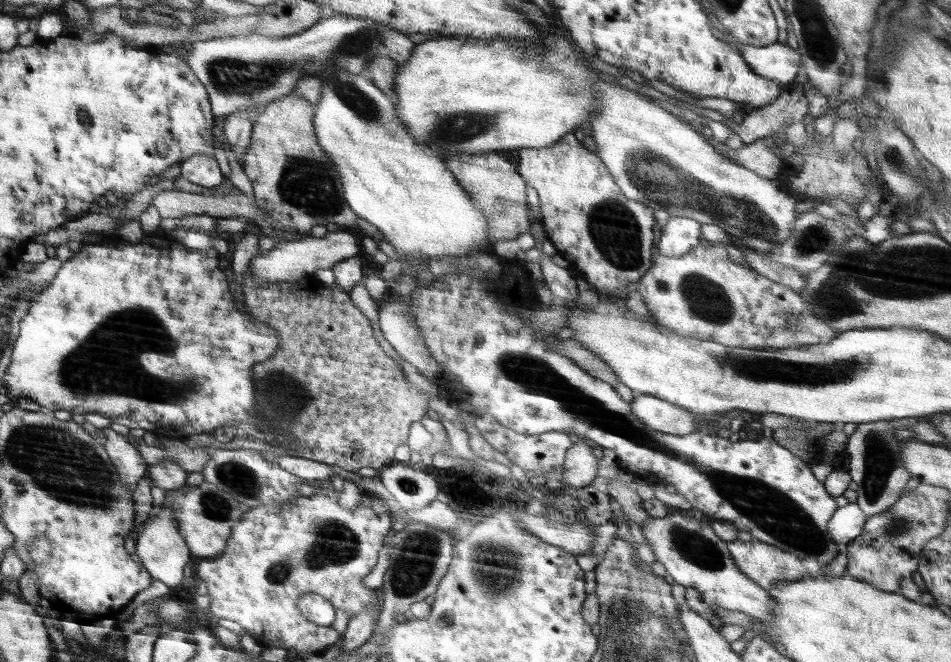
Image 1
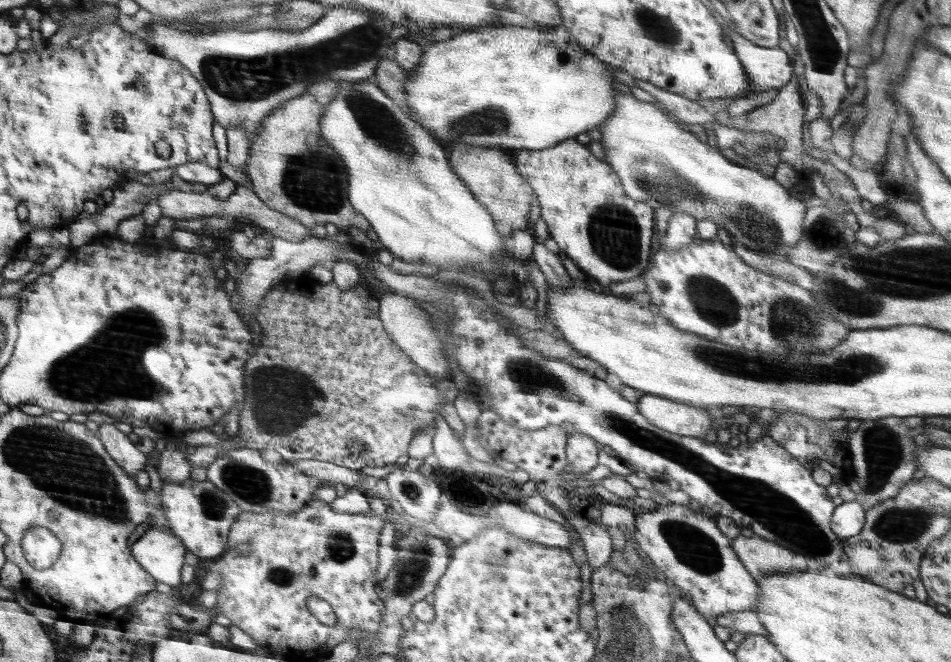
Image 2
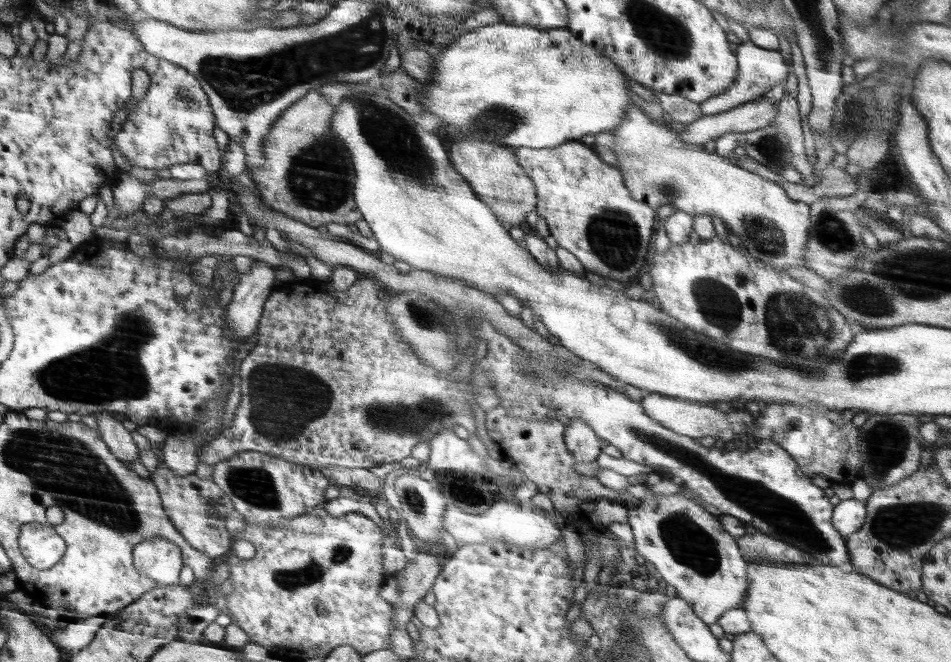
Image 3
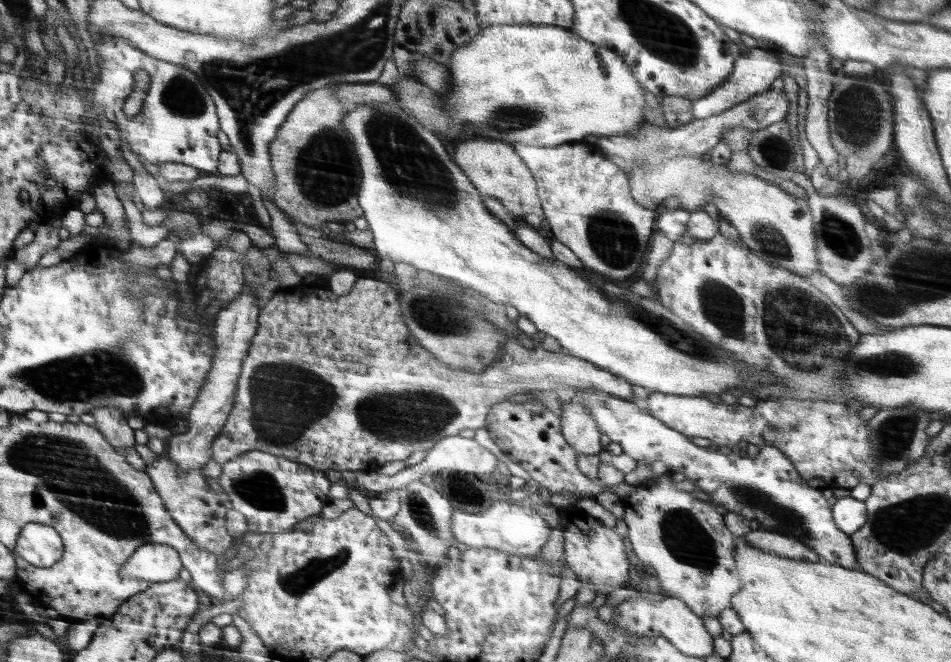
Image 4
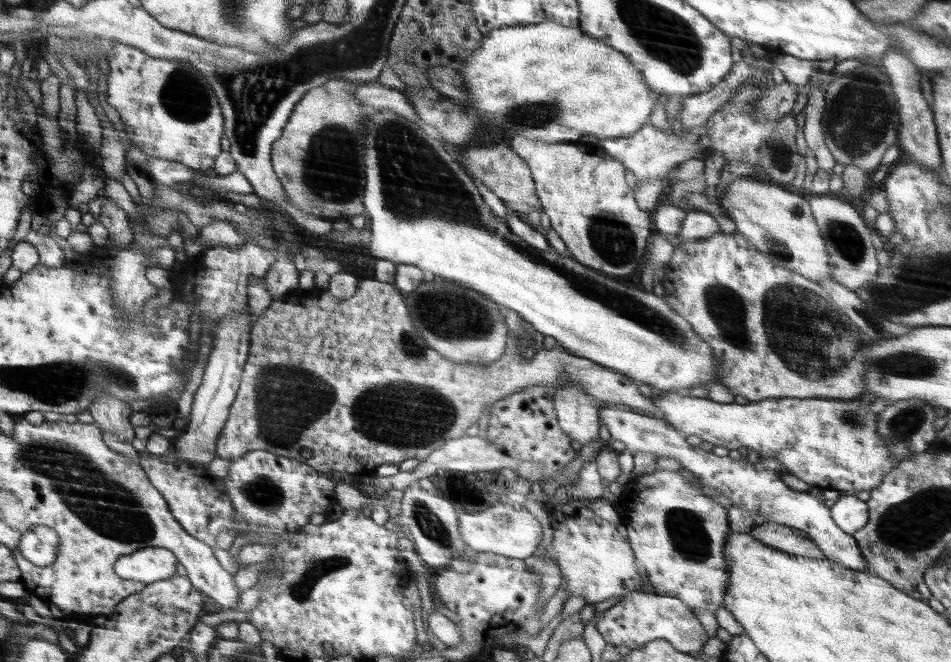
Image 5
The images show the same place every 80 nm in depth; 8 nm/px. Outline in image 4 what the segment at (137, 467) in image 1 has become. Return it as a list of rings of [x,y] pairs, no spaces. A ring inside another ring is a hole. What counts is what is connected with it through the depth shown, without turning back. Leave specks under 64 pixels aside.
[[[100,407],[92,410],[95,426],[105,438],[122,455],[127,448],[134,447],[134,429],[128,428],[122,409],[113,407]]]

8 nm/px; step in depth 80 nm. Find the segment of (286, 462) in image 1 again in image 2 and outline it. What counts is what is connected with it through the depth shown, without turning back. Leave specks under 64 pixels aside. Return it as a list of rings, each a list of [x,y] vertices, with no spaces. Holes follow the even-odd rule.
[[[314,459],[313,461],[292,461],[288,462],[306,476],[314,477],[319,480],[328,480],[328,484],[345,484],[347,487],[360,486],[362,471],[350,470],[344,466],[333,462],[324,462]]]

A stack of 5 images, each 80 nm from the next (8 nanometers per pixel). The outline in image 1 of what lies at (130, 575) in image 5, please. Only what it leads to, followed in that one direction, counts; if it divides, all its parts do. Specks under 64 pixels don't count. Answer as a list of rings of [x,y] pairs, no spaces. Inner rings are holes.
[[[168,502],[162,504],[162,510],[158,515],[146,524],[136,541],[136,555],[140,558],[142,564],[154,578],[164,582],[167,586],[178,586],[184,578],[184,566],[190,558],[188,552],[189,546],[184,544],[184,538],[178,528],[178,523],[172,518],[172,510]]]

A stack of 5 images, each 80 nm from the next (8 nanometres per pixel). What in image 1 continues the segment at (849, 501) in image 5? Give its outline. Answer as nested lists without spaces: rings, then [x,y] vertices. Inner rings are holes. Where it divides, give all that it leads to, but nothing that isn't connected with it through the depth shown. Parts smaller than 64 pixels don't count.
[[[848,503],[834,512],[828,522],[828,532],[837,546],[843,548],[863,530],[867,517],[856,503]]]

